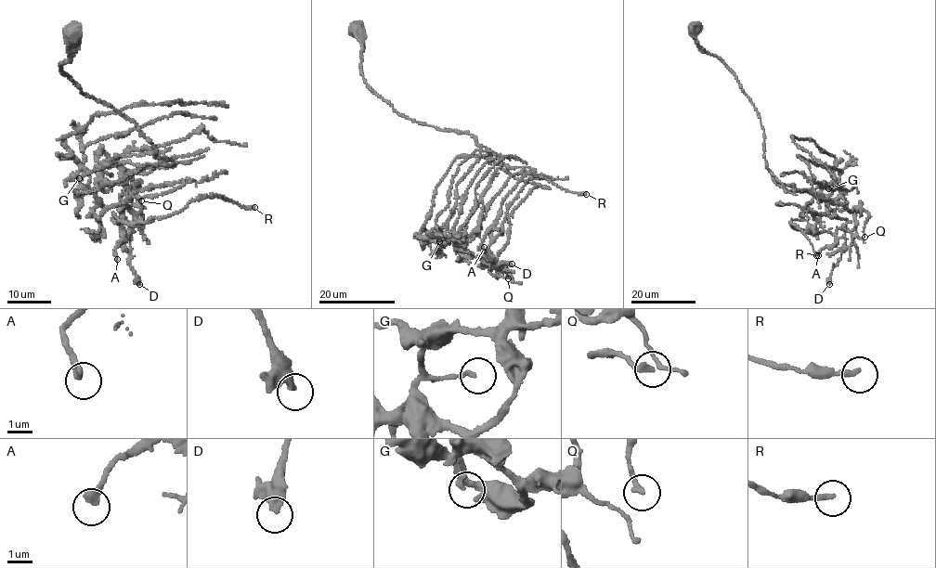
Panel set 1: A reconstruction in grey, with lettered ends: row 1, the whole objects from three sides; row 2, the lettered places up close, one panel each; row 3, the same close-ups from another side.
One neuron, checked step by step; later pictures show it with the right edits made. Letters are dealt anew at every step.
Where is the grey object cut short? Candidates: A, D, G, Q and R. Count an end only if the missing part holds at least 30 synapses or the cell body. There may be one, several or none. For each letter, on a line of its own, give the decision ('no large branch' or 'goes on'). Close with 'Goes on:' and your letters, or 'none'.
A: no large branch
D: no large branch
G: no large branch
Q: no large branch
R: no large branch
Goes on: none

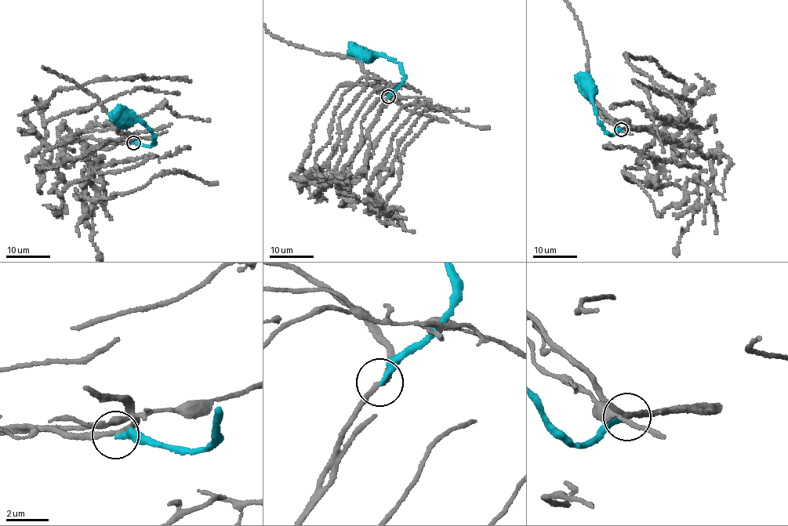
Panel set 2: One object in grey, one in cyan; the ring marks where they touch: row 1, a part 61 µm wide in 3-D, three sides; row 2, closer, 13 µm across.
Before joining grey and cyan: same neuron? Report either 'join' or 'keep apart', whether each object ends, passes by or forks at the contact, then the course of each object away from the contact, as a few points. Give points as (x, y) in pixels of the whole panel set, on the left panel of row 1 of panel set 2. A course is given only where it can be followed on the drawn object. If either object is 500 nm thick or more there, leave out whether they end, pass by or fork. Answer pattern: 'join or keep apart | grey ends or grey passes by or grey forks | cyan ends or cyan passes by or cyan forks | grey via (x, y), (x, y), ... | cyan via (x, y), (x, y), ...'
keep apart | grey passes by | cyan ends | cyan via (133, 142), (149, 146), (153, 144), (155, 136), (139, 121), (125, 121), (113, 114)

